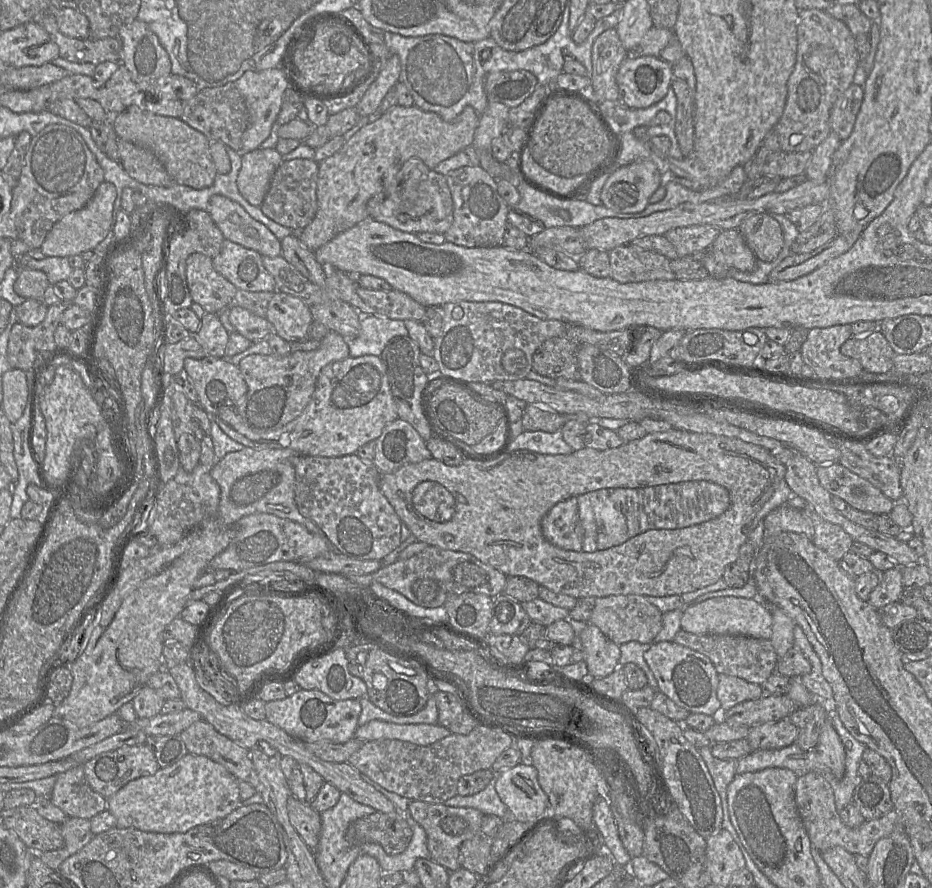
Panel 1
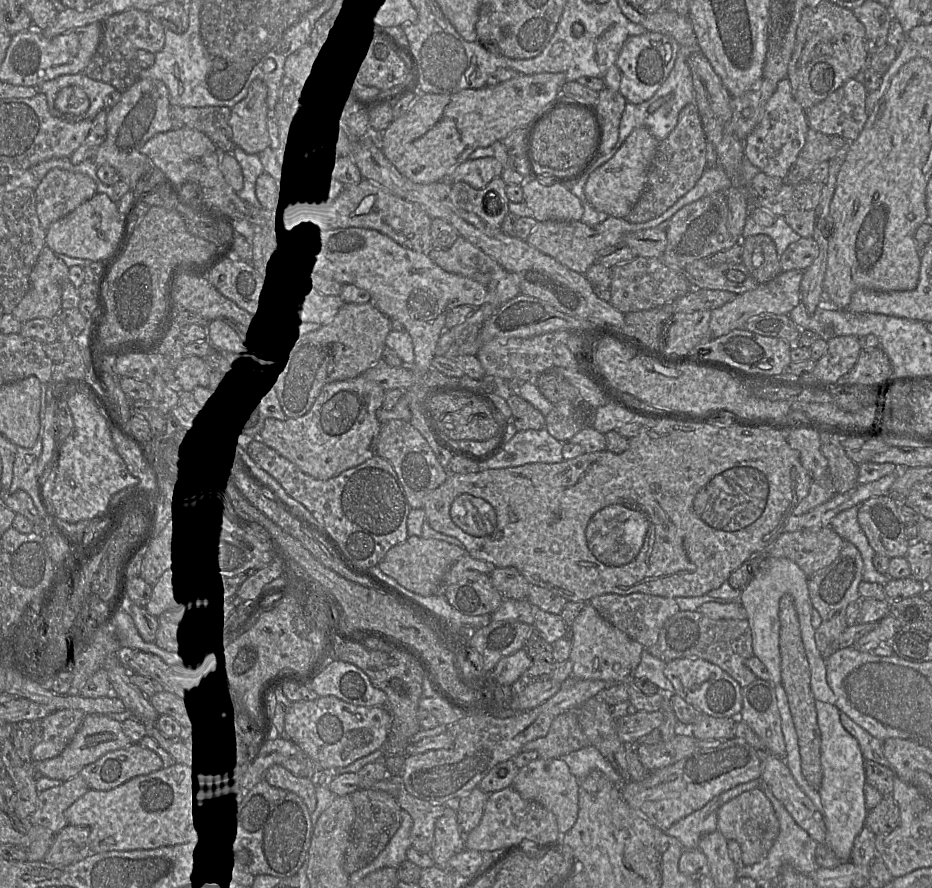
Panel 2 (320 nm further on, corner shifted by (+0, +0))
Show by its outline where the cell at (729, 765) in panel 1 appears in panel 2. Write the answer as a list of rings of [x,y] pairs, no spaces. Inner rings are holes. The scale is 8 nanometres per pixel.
[[[755,788],[743,792],[718,809],[717,830],[727,840],[739,843],[742,850],[741,865],[753,865],[767,856],[779,835],[780,824],[769,798],[760,788]]]

